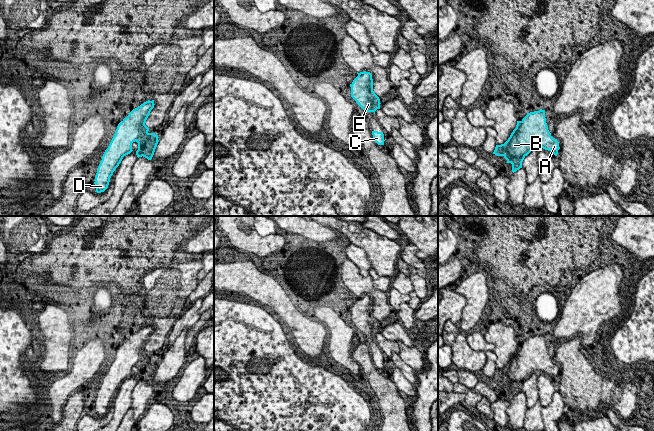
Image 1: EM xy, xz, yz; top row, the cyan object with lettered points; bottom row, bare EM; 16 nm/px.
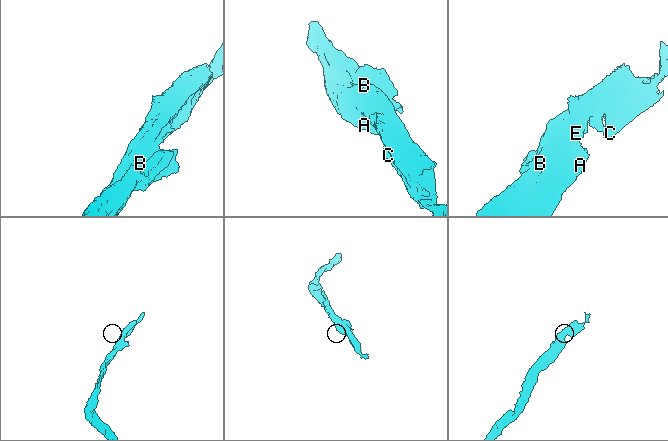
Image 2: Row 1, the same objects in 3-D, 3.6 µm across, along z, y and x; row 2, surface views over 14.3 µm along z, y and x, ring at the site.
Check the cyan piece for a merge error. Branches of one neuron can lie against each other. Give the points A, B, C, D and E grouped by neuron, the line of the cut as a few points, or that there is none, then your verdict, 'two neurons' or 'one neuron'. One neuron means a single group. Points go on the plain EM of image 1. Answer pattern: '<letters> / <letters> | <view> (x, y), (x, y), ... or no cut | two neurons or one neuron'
A B C D E | no cut | one neuron

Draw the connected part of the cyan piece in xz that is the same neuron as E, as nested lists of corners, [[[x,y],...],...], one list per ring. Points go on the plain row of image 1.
[[[360,296],[350,308],[351,321],[366,336],[380,333],[380,323],[373,315],[373,303],[370,296]]]

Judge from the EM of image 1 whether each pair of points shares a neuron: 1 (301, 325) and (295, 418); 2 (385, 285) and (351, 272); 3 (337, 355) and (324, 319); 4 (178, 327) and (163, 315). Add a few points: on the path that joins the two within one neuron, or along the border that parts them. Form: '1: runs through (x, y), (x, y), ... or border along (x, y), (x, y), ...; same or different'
1: border along (321, 326), (299, 342), (294, 332), (286, 334); different
2: border along (369, 274), (372, 279), (372, 285), (385, 292); different
3: runs through (337, 346), (337, 332), (333, 328); same
4: border along (181, 315), (170, 329); different

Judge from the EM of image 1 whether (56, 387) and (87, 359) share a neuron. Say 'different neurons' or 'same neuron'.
same neuron

